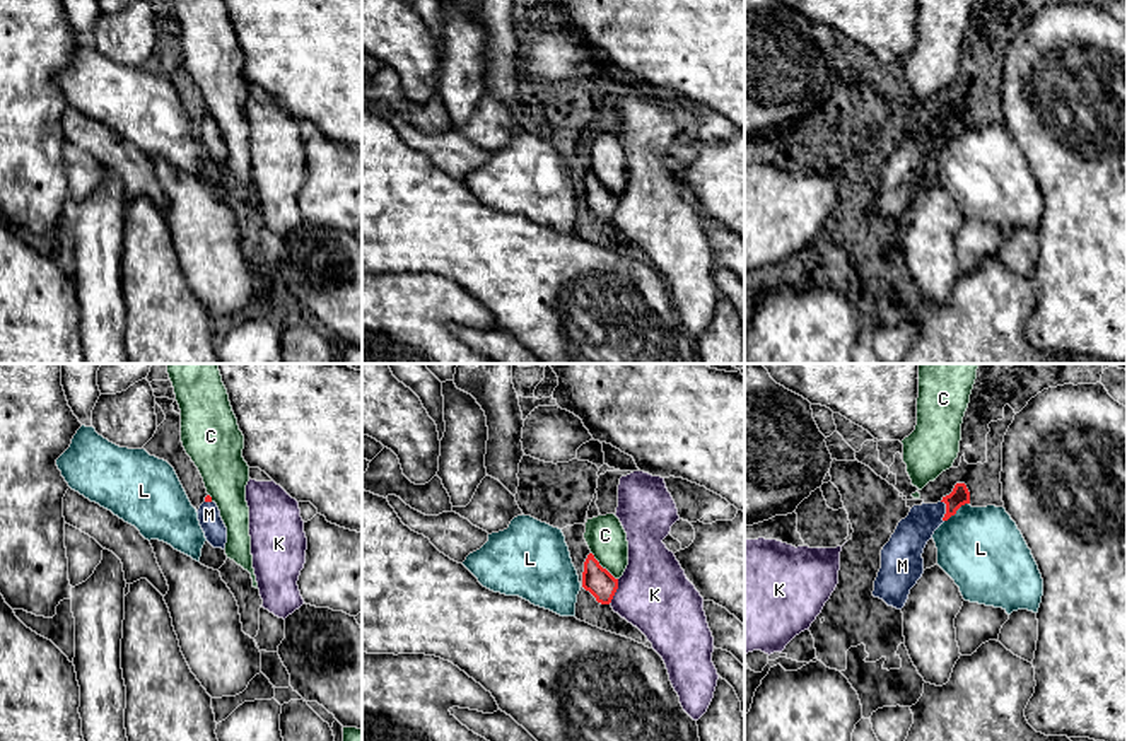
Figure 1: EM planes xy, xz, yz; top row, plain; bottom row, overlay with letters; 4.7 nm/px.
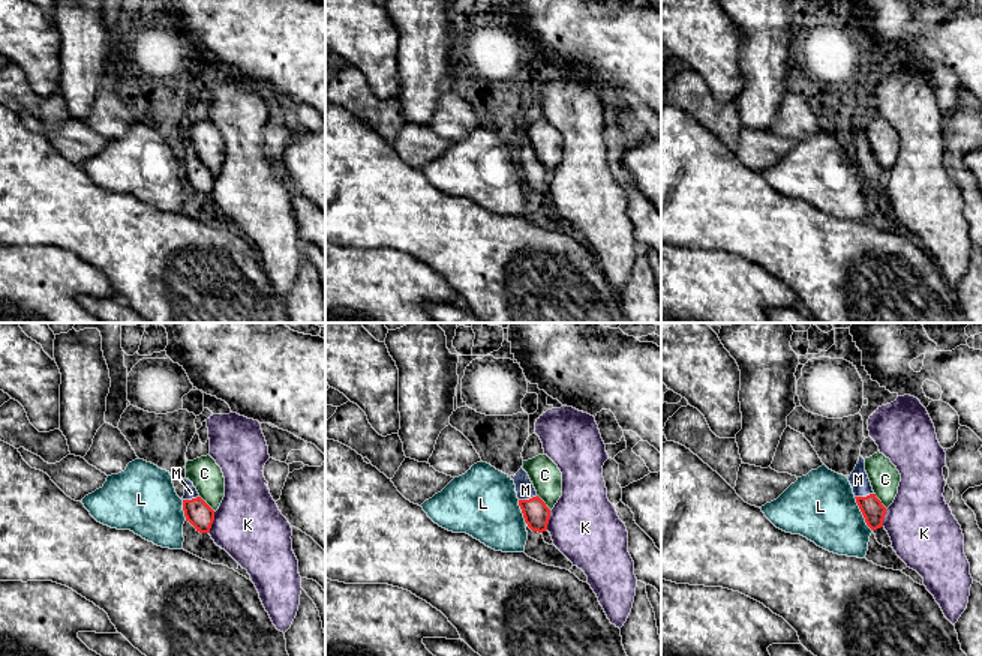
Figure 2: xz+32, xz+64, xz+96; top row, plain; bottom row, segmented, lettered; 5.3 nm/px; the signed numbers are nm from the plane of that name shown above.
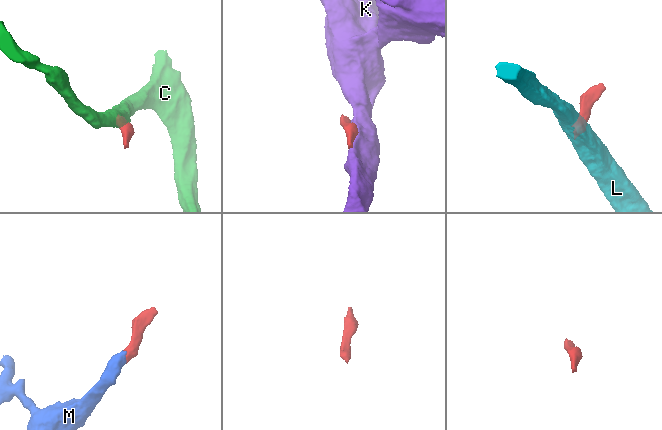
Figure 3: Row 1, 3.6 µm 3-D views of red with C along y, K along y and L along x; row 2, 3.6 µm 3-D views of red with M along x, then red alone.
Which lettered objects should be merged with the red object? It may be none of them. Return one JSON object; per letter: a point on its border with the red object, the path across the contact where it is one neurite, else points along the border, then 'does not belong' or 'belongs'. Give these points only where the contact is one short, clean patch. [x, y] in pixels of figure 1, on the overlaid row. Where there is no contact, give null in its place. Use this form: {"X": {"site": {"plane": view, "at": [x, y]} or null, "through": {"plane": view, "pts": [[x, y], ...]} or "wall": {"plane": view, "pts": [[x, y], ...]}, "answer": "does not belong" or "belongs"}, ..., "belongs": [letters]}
{"C": {"site": {"plane": "xz", "at": [601, 567]}, "answer": "does not belong"}, "K": {"site": {"plane": "xz", "at": [615, 591]}, "answer": "does not belong"}, "L": {"site": {"plane": "yz", "at": [957, 509]}, "wall": {"plane": "yz", "pts": [[969, 502], [945, 521]]}, "answer": "does not belong"}, "M": {"site": {"plane": "yz", "at": [946, 511]}, "through": {"plane": "yz", "pts": [[960, 495], [946, 511], [938, 513], [907, 543]]}, "answer": "belongs"}, "belongs": ["M"]}

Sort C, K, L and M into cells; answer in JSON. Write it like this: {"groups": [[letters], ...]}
{"groups": [["C"], ["K"], ["L"], ["M"]]}

